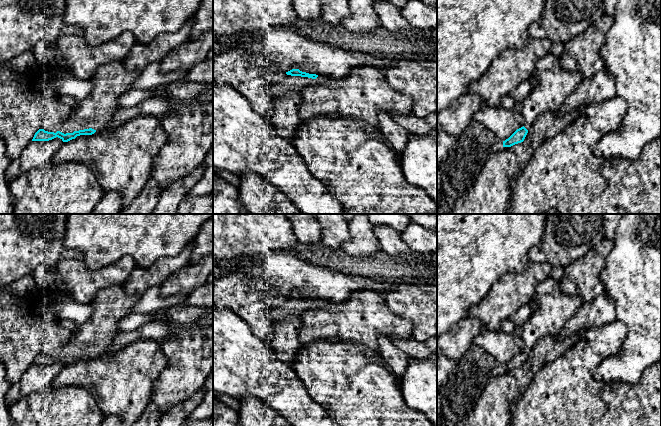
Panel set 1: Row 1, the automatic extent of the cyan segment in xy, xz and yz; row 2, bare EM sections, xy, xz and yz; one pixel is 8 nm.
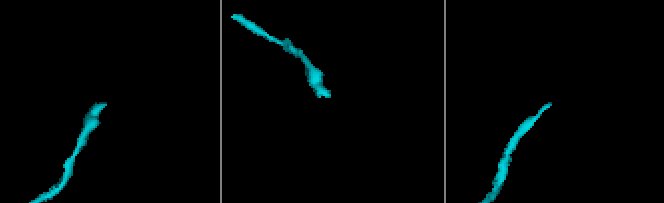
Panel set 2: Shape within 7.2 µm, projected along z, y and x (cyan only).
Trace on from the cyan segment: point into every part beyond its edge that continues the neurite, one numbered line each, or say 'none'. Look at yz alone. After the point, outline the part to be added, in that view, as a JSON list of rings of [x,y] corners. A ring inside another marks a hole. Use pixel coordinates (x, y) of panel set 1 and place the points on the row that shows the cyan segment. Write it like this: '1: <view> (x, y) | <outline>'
1: yz (555, 84) | [[[550,53],[538,59],[534,76],[539,84],[532,86],[529,96],[522,101],[521,114],[527,130],[542,114],[556,112],[583,80],[580,73],[564,70],[559,57]]]

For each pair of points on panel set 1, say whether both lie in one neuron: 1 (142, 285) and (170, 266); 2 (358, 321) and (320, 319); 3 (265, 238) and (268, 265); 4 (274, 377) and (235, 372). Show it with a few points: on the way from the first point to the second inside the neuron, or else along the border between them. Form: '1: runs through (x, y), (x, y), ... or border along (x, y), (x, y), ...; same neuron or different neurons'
1: runs through (149, 278), (163, 268); same neuron
2: runs through (349, 321), (329, 320); same neuron
3: border along (272, 251), (265, 255); different neurons
4: runs through (264, 376), (257, 372), (245, 372); same neuron

